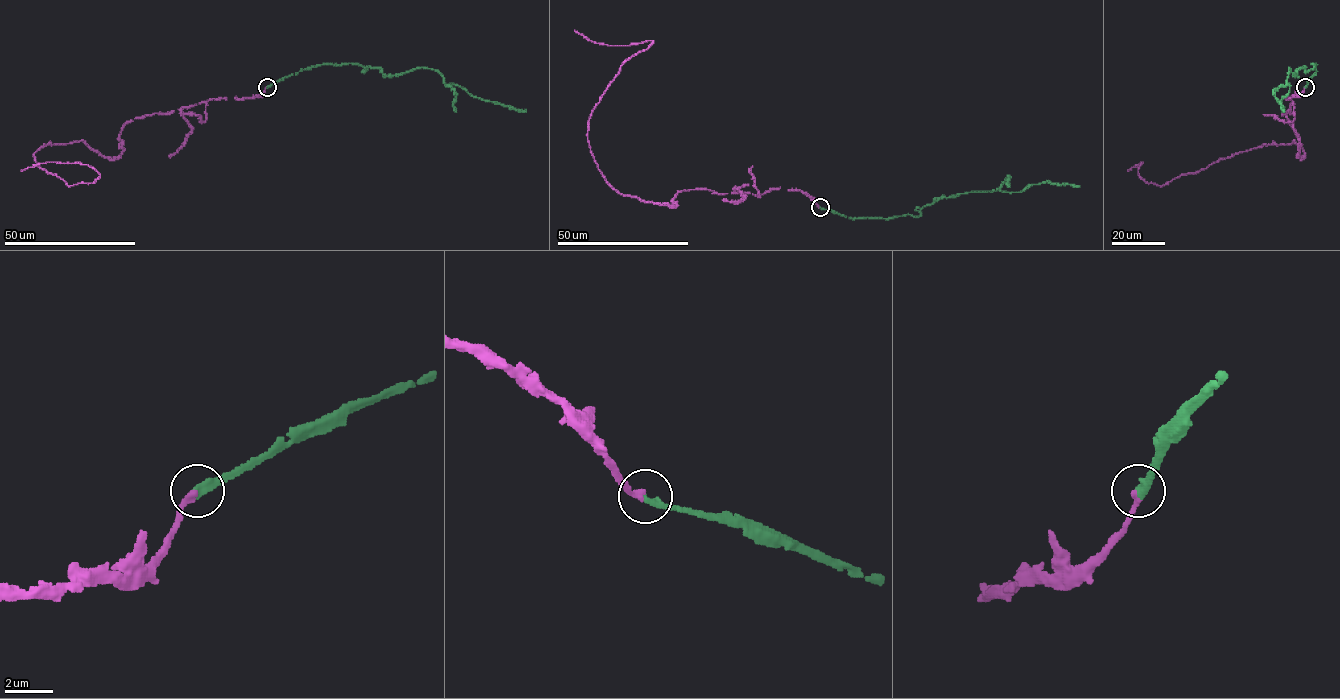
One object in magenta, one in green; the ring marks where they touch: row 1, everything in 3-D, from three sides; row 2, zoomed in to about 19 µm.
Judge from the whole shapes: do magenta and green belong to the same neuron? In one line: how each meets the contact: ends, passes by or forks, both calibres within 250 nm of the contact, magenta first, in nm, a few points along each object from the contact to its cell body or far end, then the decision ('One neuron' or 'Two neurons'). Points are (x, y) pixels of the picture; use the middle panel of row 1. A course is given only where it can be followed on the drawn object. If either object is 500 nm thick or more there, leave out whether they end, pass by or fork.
At the ring magenta ends. At the ring green ends. Thickness 280 nm (magenta) against 320 nm. Course of magenta: (820, 207), (796, 190), (680, 190), (675, 207), (619, 194), (588, 120), (653, 41), (574, 30). Course of green: (820, 207), (852, 219), (919, 216), (917, 208), (939, 198), (969, 192), (1021, 192), (1045, 182), (1079, 186). One neuron

